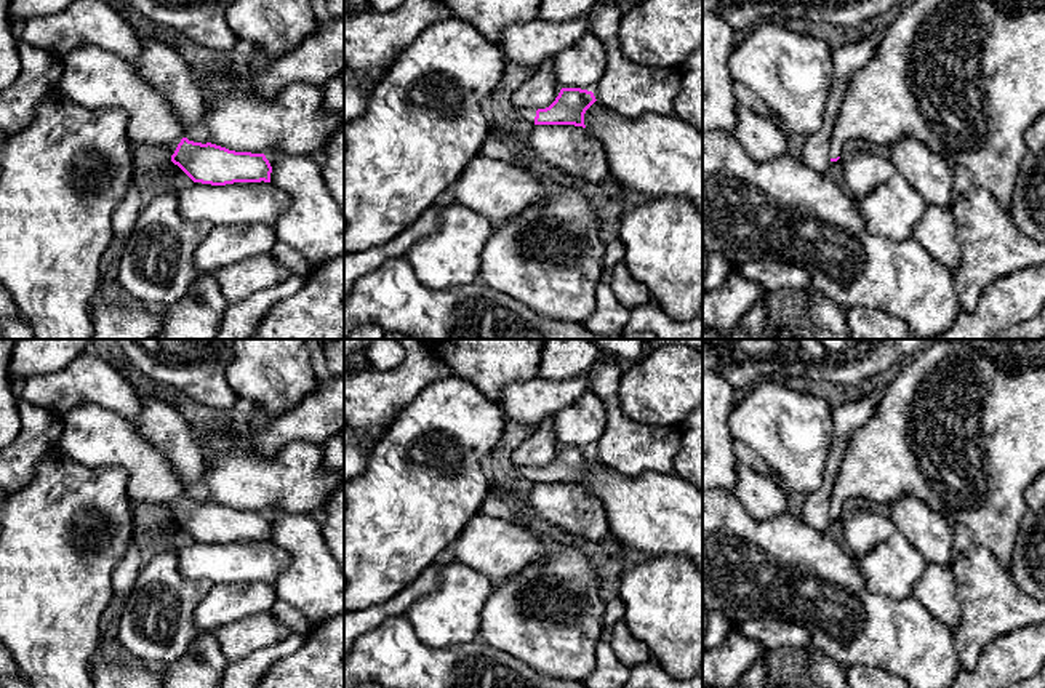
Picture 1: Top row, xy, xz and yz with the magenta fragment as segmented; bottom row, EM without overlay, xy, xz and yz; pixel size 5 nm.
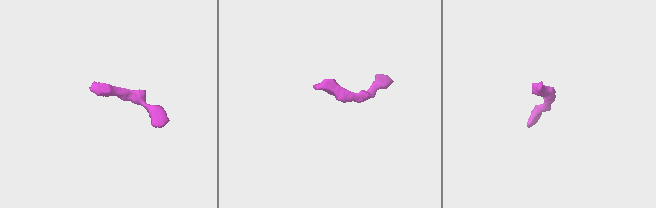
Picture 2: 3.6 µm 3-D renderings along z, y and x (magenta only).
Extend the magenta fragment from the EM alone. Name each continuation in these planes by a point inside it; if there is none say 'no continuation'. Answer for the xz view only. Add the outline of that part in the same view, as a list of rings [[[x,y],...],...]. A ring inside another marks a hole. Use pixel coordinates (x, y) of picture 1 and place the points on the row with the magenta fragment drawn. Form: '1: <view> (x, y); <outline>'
1: xz (528, 116); [[[518,109],[518,117],[525,120],[530,126],[535,125],[536,110],[535,109]]]

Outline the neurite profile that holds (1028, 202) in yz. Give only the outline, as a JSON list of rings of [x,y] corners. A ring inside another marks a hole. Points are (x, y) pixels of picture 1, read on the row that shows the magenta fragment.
[[[1045,114],[1024,138],[1027,150],[1019,165],[1008,214],[1024,235],[1045,242]]]

